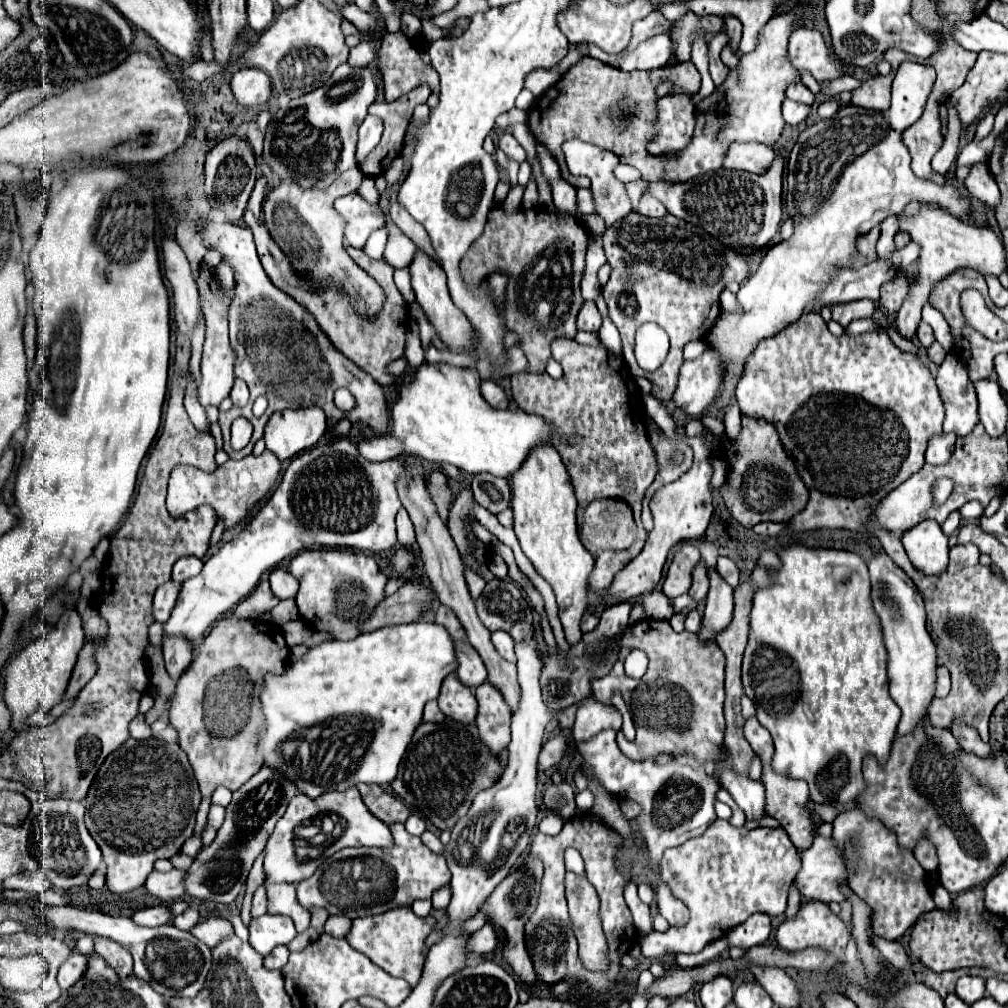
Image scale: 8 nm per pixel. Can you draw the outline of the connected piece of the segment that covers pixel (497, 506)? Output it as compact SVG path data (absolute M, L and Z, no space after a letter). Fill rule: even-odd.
M477 474L471 482L471 490L473 490L475 502L479 502L483 508L487 508L493 514L499 514L501 510L509 508L511 488L509 488L507 478L497 478L491 474Z

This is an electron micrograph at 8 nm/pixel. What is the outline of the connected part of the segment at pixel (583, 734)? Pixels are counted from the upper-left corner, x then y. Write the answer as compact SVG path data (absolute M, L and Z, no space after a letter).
M585 698L579 704L577 718L575 718L575 724L573 724L573 730L571 730L573 740L577 744L585 742L605 728L611 728L615 732L621 730L621 714L609 704L603 704L595 698L589 698L589 700Z

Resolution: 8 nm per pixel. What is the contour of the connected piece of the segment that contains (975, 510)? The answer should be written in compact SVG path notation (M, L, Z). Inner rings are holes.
M967 502L961 510L959 510L959 514L961 514L961 518L963 520L977 520L977 518L981 518L983 516L983 506L979 504L979 502Z

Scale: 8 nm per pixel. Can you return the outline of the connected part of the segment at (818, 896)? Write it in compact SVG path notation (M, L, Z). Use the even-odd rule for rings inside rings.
M817 836L813 846L801 852L803 868L799 870L795 882L803 898L829 902L845 902L841 886L847 886L849 870L843 854L835 846L833 838Z

